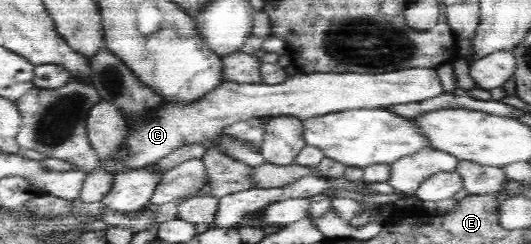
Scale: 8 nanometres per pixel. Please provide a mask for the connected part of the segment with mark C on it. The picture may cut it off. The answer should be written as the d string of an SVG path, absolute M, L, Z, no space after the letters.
M410 68L382 73L334 73L334 72L312 72L295 75L288 75L282 84L244 84L233 81L225 81L217 85L214 89L204 92L202 96L176 100L162 98L160 104L149 105L142 108L140 112L134 113L127 120L125 125L125 136L118 142L117 148L108 157L98 157L97 166L112 167L115 172L131 171L143 169L158 164L168 156L175 155L176 152L184 148L203 148L205 157L202 159L207 168L208 194L219 199L228 196L230 193L246 192L258 188L255 177L255 167L246 164L232 163L227 156L219 151L218 141L222 138L222 131L235 122L248 120L249 118L270 118L278 114L288 114L298 116L301 120L310 116L318 116L326 112L338 112L355 108L376 108L378 106L388 106L388 104L402 104L402 102L412 102L430 98L443 92L440 78L435 68Z

